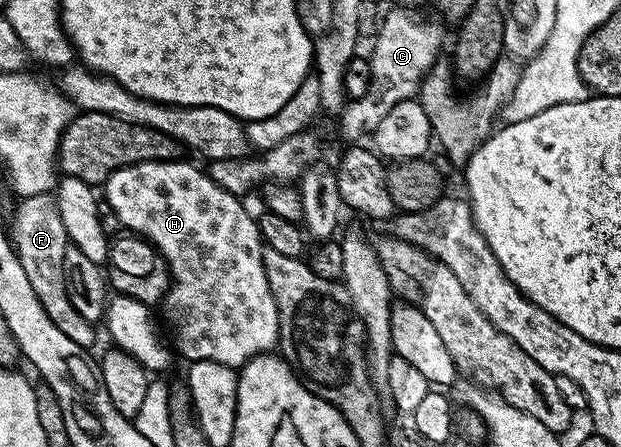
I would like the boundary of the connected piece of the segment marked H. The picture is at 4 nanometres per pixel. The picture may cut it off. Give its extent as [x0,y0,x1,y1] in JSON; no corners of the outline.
[105,160,279,368]

